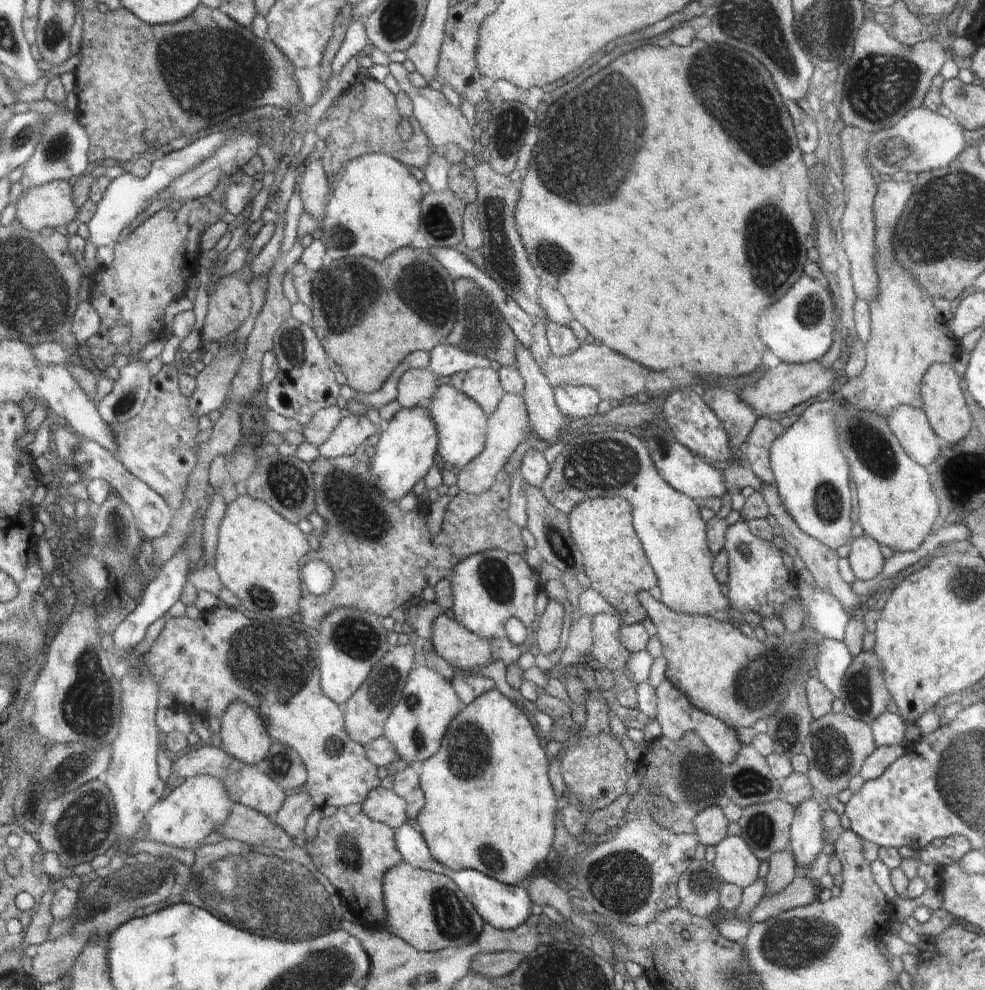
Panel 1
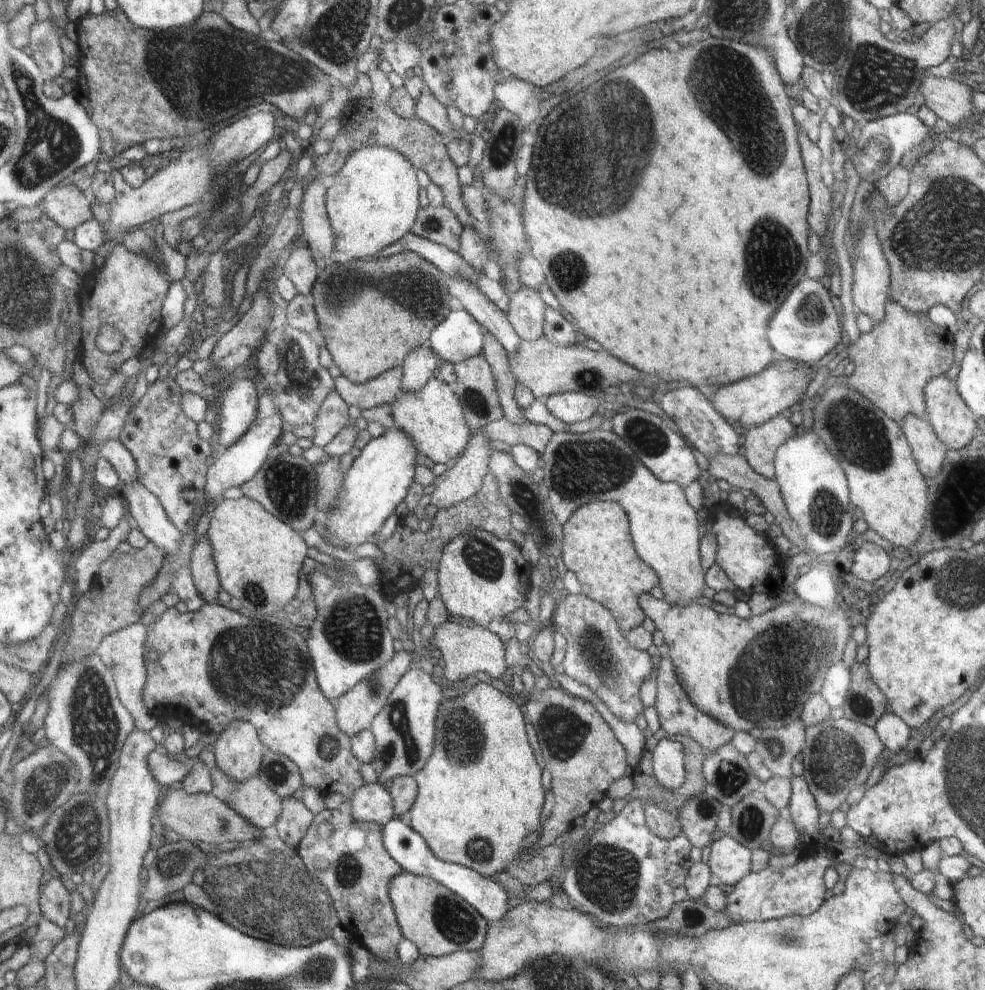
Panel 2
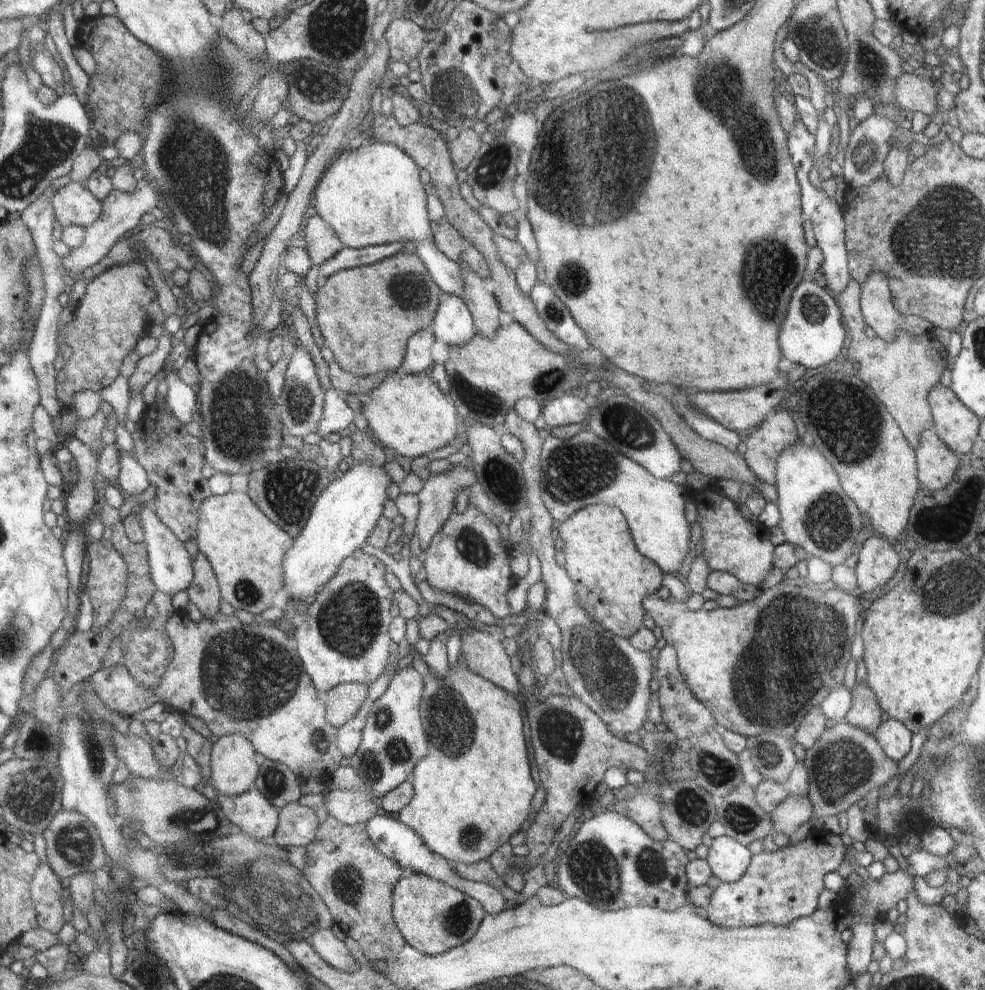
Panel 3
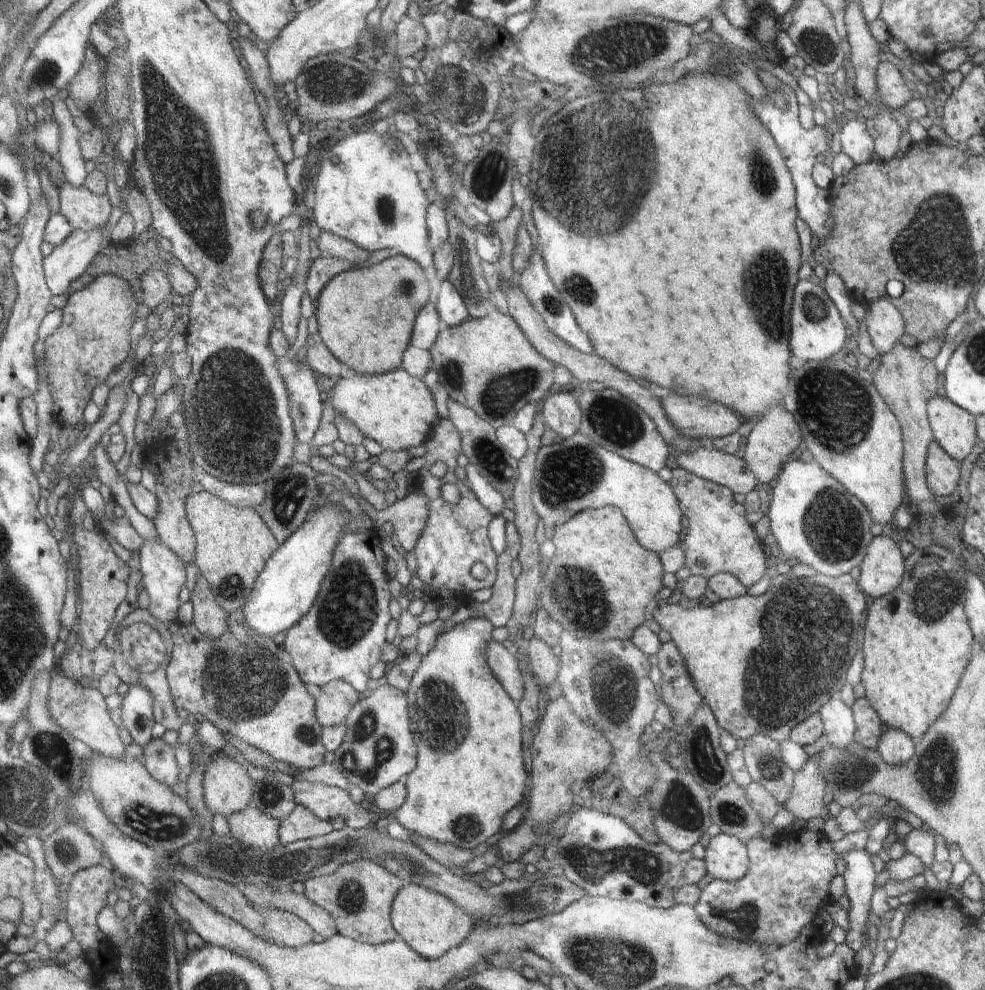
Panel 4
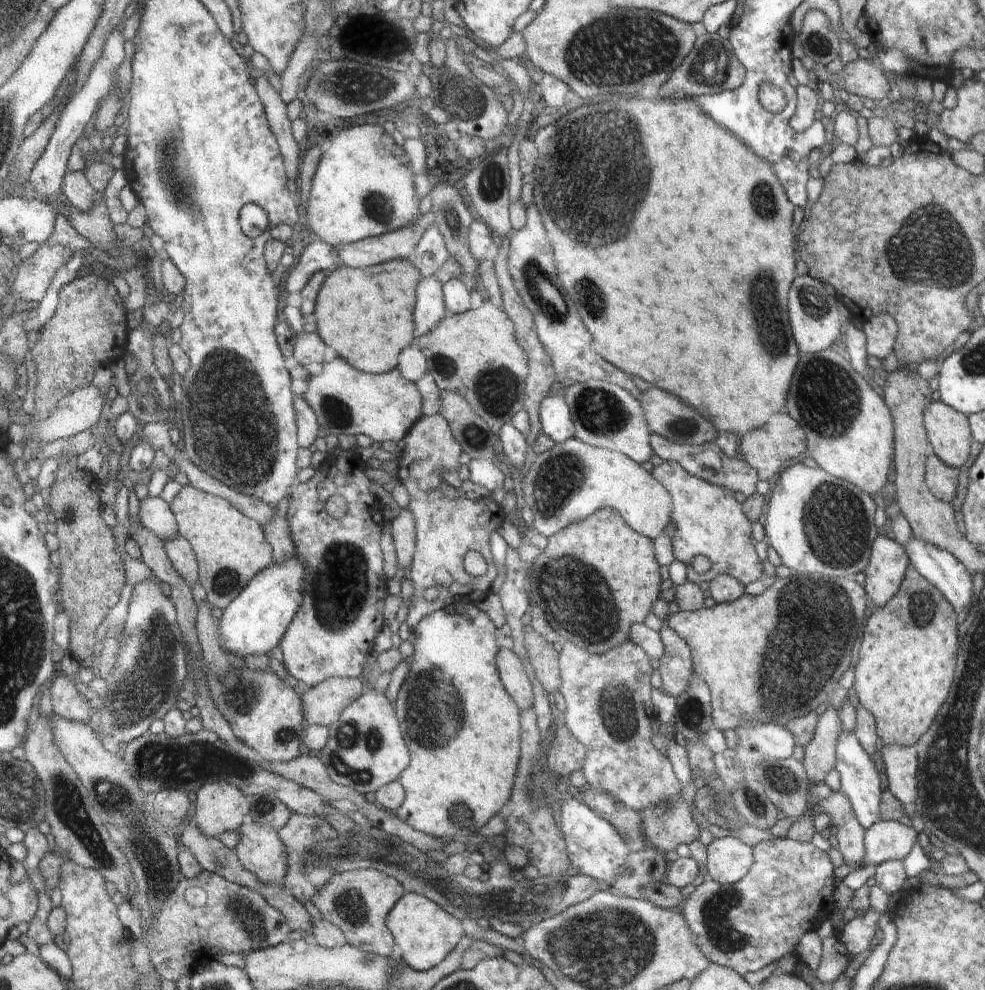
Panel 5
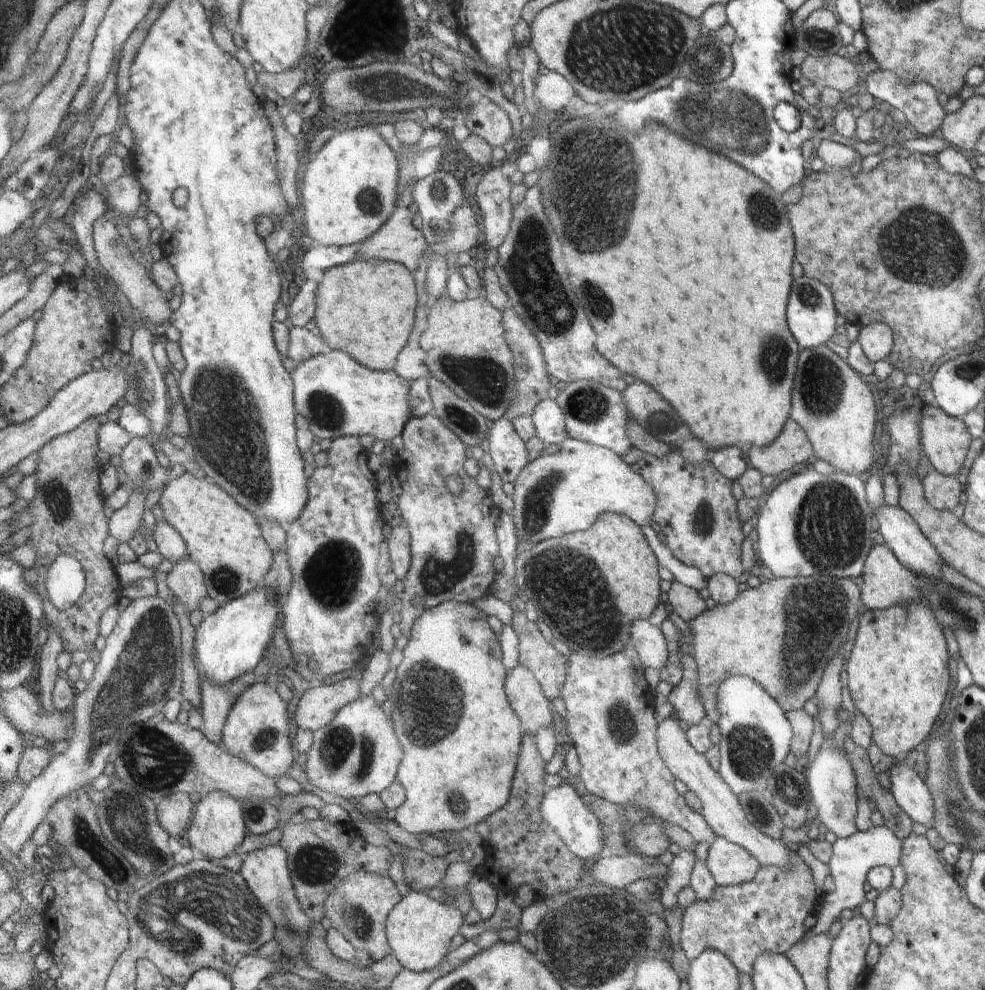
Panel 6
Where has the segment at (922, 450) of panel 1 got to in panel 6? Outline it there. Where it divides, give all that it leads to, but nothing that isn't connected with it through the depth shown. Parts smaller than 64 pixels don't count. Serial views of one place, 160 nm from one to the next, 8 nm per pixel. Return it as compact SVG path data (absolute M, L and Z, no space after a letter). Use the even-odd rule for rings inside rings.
M932 467L923 478L923 491L934 508L949 511L956 508L962 494L962 488L954 476L945 475Z

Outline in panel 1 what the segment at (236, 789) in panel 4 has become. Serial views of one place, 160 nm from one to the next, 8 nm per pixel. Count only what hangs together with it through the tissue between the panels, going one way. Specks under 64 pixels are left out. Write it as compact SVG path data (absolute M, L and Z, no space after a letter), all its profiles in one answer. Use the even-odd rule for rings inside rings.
M232 702L221 717L217 742L244 764L258 765L268 755L270 737L260 714L244 702Z

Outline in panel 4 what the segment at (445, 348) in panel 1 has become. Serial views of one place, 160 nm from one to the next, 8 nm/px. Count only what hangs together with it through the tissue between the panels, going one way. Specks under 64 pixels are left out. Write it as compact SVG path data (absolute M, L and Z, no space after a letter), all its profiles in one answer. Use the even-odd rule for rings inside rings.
M449 278L442 281L436 300L436 310L443 326L455 327L469 318L463 298Z

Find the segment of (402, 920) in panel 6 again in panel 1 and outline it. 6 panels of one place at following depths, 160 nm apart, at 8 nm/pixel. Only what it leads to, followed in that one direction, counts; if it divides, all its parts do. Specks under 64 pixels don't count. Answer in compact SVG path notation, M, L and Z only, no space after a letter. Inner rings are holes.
M405 861L384 876L383 898L391 934L418 951L467 947L479 938L486 926L478 910L450 877L414 868Z

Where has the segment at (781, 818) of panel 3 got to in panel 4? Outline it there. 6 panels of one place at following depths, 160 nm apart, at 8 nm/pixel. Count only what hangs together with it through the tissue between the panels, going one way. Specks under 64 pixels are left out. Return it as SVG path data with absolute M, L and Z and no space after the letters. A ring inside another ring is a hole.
M815 754L807 764L795 773L793 788L782 808L792 812L794 818L830 818L829 809L824 808L825 780L817 763Z

